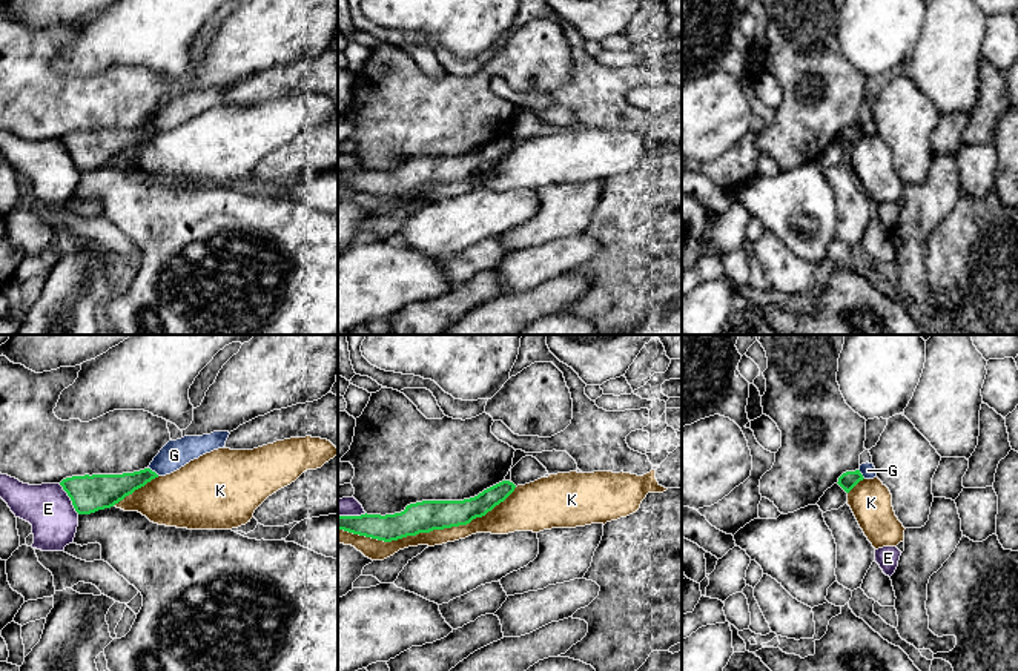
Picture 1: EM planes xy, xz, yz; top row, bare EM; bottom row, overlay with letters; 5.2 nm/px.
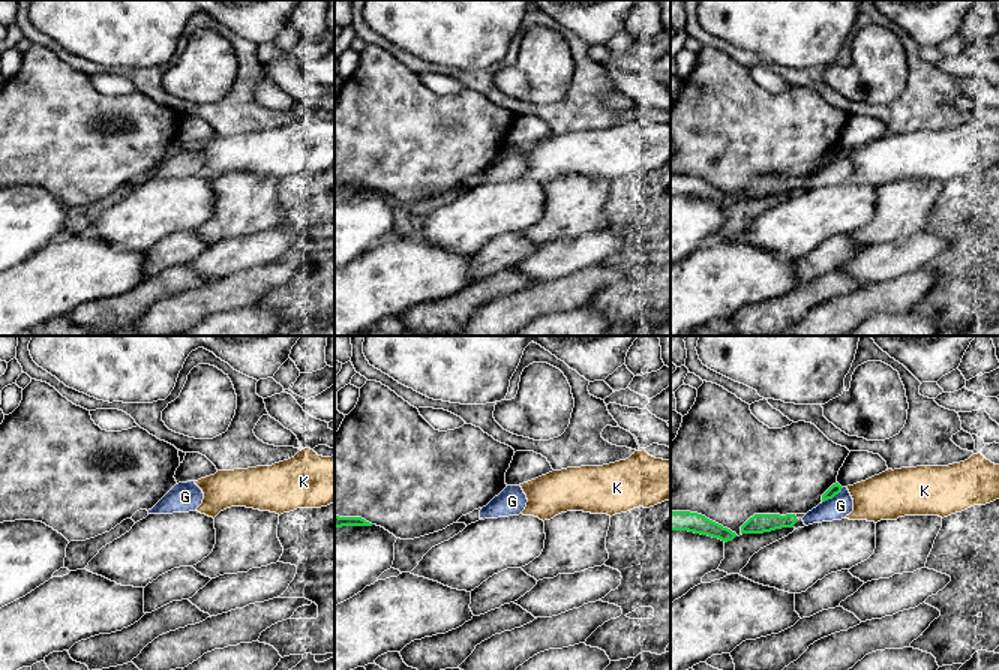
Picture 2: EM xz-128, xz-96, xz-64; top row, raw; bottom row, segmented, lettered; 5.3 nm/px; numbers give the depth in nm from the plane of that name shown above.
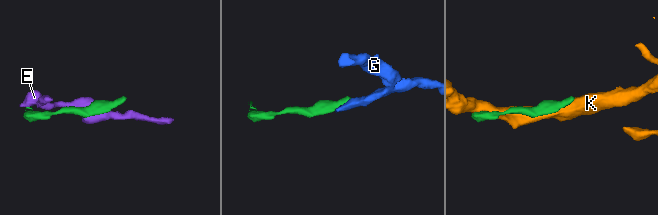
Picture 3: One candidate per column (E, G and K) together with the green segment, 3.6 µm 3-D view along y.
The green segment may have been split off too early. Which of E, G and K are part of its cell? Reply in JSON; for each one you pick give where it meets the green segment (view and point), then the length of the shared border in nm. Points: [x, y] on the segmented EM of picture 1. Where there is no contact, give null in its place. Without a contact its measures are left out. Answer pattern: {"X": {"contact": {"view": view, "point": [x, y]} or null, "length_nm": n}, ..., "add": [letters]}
{"G": {"contact": {"view": "xy", "point": [154, 472]}, "length_nm": 70}, "add": ["G"]}

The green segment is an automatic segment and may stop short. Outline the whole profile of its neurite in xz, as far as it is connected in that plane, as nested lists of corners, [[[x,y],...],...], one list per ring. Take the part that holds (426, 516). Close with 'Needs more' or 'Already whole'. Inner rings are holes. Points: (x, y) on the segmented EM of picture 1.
[[[502,481],[464,501],[422,501],[395,514],[338,516],[338,530],[392,542],[419,533],[467,525],[504,502],[516,485]]]. Already whole

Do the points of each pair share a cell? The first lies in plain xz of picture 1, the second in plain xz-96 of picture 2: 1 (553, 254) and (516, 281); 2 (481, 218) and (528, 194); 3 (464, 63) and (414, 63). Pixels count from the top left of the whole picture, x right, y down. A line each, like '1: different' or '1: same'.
1: different
2: same
3: same

